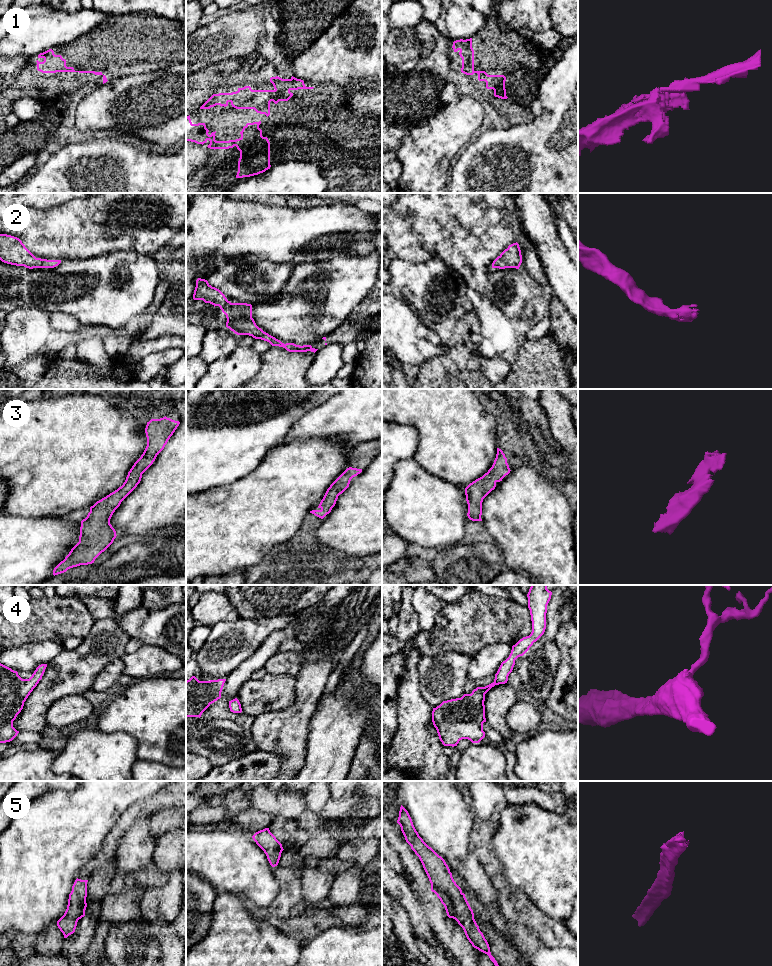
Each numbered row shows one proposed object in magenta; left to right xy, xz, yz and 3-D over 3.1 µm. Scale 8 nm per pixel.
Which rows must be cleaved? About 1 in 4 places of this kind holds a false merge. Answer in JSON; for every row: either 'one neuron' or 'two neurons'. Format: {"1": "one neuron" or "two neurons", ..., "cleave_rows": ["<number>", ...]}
{"1": "one neuron", "2": "one neuron", "3": "one neuron", "4": "one neuron", "5": "one neuron", "cleave_rows": []}

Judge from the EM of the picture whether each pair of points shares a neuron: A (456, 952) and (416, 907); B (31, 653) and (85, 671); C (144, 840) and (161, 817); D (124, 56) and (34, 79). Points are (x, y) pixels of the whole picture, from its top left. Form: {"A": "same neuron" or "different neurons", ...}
{"A": "different neurons", "B": "different neurons", "C": "different neurons", "D": "same neuron"}

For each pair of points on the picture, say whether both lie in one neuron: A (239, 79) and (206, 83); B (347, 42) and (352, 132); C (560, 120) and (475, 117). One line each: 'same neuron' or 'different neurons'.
A: different neurons
B: different neurons
C: different neurons

